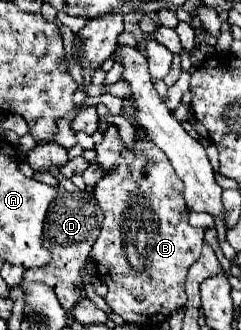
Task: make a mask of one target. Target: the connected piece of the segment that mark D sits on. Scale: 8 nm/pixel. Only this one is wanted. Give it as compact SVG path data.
M65 177L59 179L59 187L55 191L57 191L55 201L51 201L51 209L47 211L45 233L43 233L45 245L51 251L53 259L43 269L25 271L25 279L47 283L55 291L61 307L71 311L75 307L75 303L79 301L79 297L81 297L81 275L79 275L79 271L85 265L85 261L89 259L91 247L93 247L95 239L99 237L101 223L103 223L103 213L93 203L93 199L91 199L93 195L89 195L87 191L77 189Z

